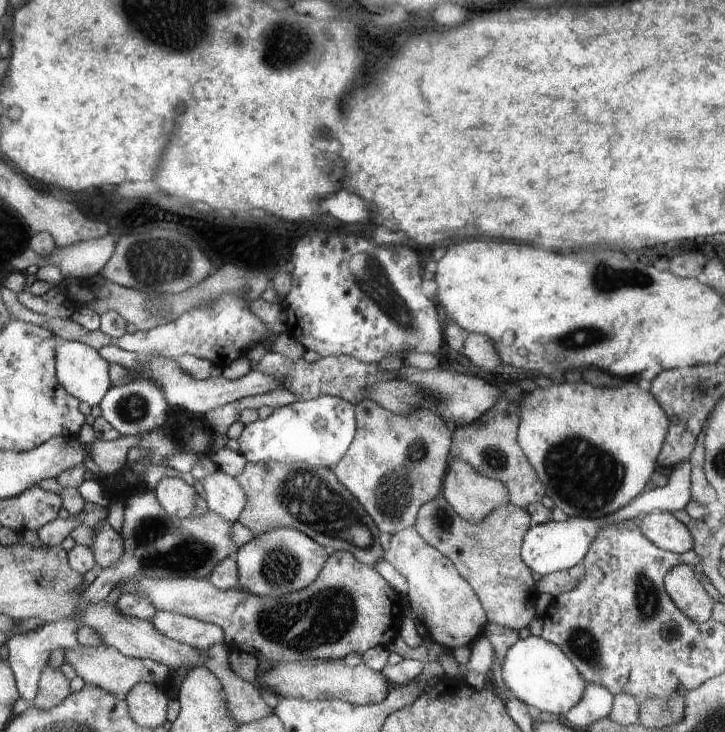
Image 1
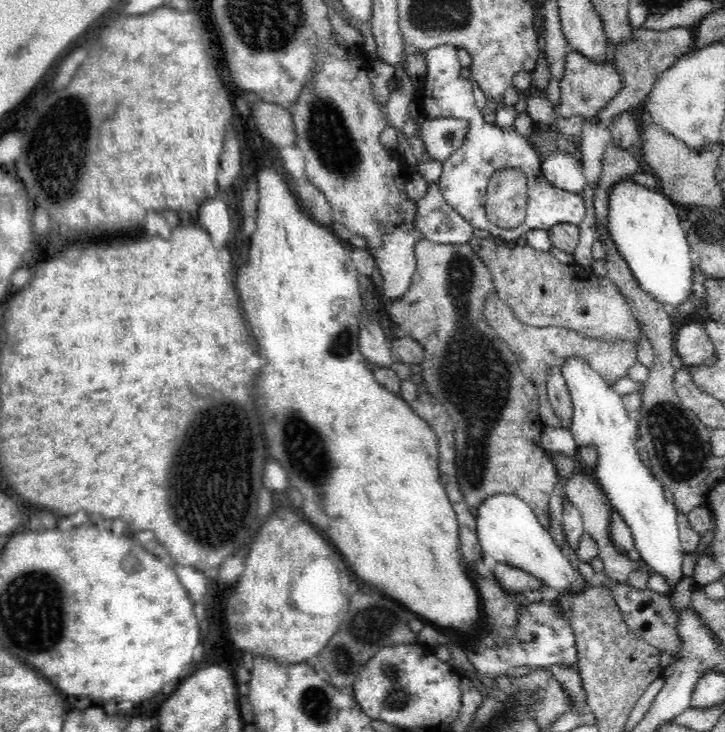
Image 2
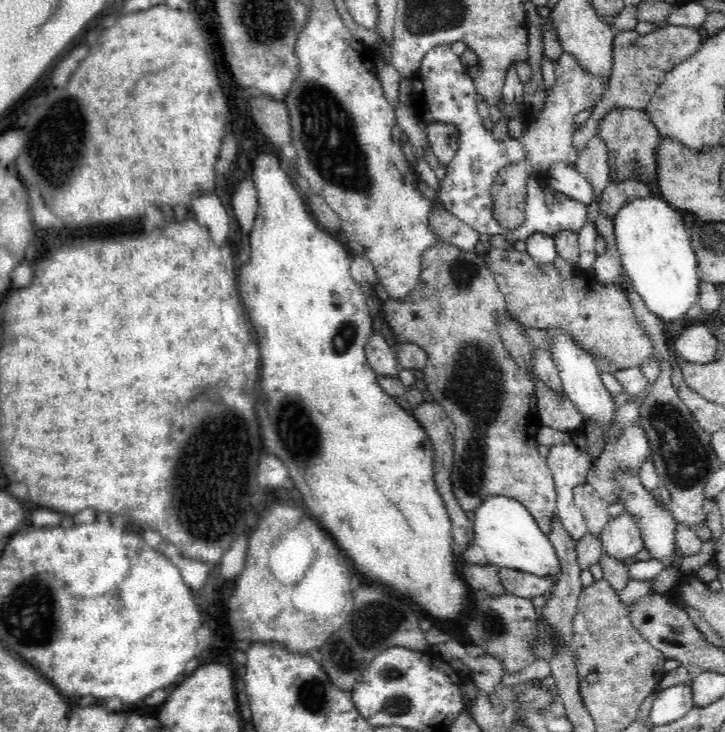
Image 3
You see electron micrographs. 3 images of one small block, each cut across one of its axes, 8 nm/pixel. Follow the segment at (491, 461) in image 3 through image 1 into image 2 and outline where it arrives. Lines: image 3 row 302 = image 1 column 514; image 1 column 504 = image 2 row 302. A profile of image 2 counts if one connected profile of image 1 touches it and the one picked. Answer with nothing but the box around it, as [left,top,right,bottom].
[386,238,558,528]

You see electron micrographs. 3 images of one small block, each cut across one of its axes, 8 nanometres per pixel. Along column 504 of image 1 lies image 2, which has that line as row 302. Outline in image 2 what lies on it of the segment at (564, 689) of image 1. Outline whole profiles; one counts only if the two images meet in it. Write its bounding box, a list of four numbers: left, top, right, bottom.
[608,174,696,314]

